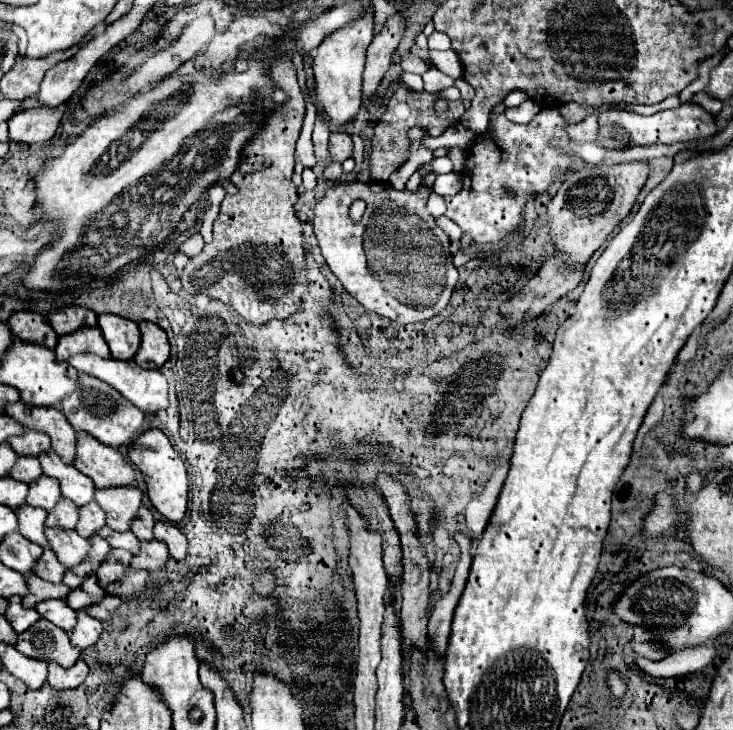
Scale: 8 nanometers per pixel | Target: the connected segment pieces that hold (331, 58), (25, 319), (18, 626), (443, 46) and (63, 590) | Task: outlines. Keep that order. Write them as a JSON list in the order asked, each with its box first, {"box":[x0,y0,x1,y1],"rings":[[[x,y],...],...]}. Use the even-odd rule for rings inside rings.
[{"box":[313,7,373,127],"rings":[[[367,7],[365,13],[353,23],[329,33],[323,37],[321,45],[315,49],[313,71],[315,71],[315,95],[317,103],[329,117],[329,123],[335,127],[345,125],[359,111],[361,105],[361,85],[363,85],[363,67],[365,67],[365,51],[373,39],[373,9]]]},{"box":[9,311,57,349],"rings":[[[13,311],[9,317],[9,327],[21,341],[39,343],[49,349],[57,345],[57,333],[53,333],[53,327],[45,321],[45,317],[35,311]]]},{"box":[5,597,41,633],"rings":[[[11,597],[9,599],[9,611],[5,611],[5,617],[11,623],[11,627],[15,629],[15,633],[23,633],[37,619],[41,619],[41,615],[35,609],[25,609],[21,605],[21,597]]]},{"box":[429,31,451,51],"rings":[[[433,31],[433,35],[429,37],[429,49],[439,49],[439,51],[447,51],[451,49],[451,41],[445,33],[441,31]]]},{"box":[23,575,71,607],"rings":[[[31,575],[27,579],[27,585],[29,585],[29,593],[23,599],[25,607],[35,607],[35,603],[45,601],[45,599],[65,599],[67,593],[71,591],[63,583],[49,583],[49,581],[43,581],[37,575]]]}]

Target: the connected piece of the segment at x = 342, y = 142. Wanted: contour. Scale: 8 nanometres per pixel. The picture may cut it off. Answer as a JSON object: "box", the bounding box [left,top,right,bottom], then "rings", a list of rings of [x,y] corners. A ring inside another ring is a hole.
{"box":[329,129,353,163],"rings":[[[333,129],[331,137],[329,137],[329,155],[331,155],[331,159],[337,161],[337,163],[343,163],[347,157],[351,157],[351,153],[353,153],[351,137],[341,129]]]}

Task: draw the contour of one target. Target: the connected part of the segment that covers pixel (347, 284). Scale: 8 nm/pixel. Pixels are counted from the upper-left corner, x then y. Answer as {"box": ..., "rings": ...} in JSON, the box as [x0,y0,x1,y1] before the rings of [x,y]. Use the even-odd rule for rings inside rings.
{"box":[315,181,459,323],"rings":[[[377,181],[335,183],[315,205],[315,237],[333,275],[341,281],[345,291],[355,297],[367,311],[373,311],[397,323],[419,323],[439,315],[447,307],[459,277],[453,265],[449,237],[435,225],[435,217],[427,211],[427,199],[431,193],[433,189],[427,187],[425,181],[421,181],[417,191],[397,191],[391,183]],[[353,199],[363,199],[367,203],[367,211],[357,223],[353,223],[353,219],[349,217],[349,203]]]}

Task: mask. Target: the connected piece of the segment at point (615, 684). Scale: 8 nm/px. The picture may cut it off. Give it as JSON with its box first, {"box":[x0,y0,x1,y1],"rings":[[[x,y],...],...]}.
{"box":[607,671,627,699],"rings":[[[609,671],[609,673],[607,673],[607,687],[611,689],[611,693],[613,693],[615,699],[621,699],[623,693],[627,691],[627,679],[623,679],[623,677],[621,677],[619,673],[615,673],[615,671]]]}

